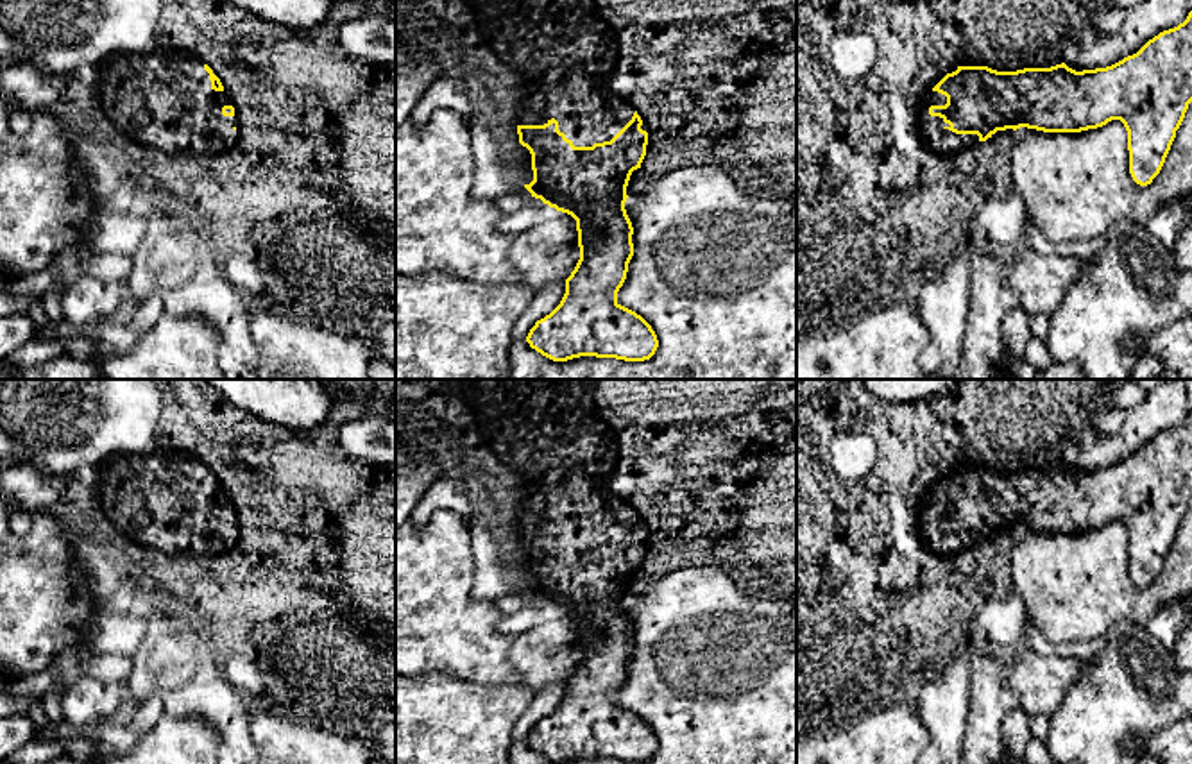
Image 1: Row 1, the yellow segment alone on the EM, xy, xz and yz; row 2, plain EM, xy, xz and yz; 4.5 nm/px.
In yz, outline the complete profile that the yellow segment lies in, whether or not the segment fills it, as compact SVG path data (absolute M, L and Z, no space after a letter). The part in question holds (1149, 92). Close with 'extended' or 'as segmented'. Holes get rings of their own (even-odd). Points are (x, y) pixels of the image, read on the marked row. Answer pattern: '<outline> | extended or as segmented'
M1192 11L1187 20L1174 29L1163 30L1149 39L1137 54L1122 61L1095 70L1076 72L1065 63L1051 68L1024 68L1017 72L997 72L988 66L958 66L947 73L934 88L947 97L945 106L931 106L929 115L940 116L956 134L977 134L986 141L997 131L1036 129L1043 132L1081 132L1097 129L1111 120L1120 120L1128 131L1129 174L1140 186L1147 186L1160 174L1171 145L1176 138L1188 104L1192 102Z | as segmented

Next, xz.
M634 113L632 120L610 140L592 147L575 147L558 131L555 118L544 125L517 125L519 143L532 154L533 181L524 184L532 197L576 220L580 259L566 279L560 304L530 329L526 342L553 361L580 356L616 358L625 361L650 360L659 340L651 326L635 311L617 302L617 292L634 256L634 227L626 215L626 186L646 156L648 132Z | as segmented

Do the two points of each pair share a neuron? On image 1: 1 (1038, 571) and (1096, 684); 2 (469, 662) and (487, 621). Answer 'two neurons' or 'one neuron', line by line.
1: two neurons
2: one neuron

